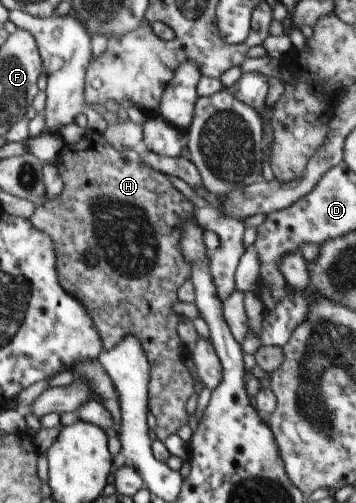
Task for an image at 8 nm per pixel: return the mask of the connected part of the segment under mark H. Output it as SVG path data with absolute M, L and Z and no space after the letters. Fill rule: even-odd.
M87 130L80 141L67 143L56 167L64 184L63 192L57 198L46 201L43 207L36 207L30 221L54 239L59 282L86 306L101 337L103 348L115 348L129 334L137 336L141 342L141 348L149 361L148 409L156 418L155 434L159 441L164 441L188 424L186 404L195 392L194 380L181 355L181 338L177 334L181 318L172 308L179 302L177 290L191 278L191 264L183 258L181 252L181 222L197 222L194 205L173 186L166 175L143 164L136 150L117 152L97 131ZM65 238L69 248L73 248L73 256L79 258L79 244L85 248L85 260L89 256L85 274L77 272L73 258L71 266L65 266Z

